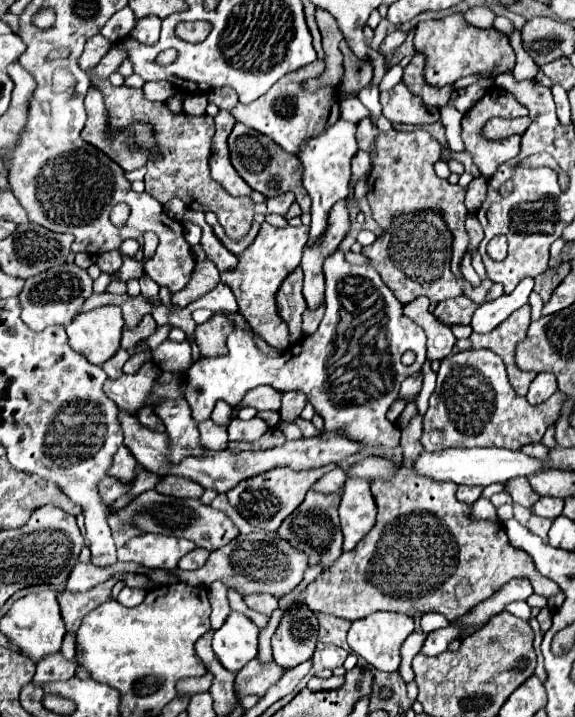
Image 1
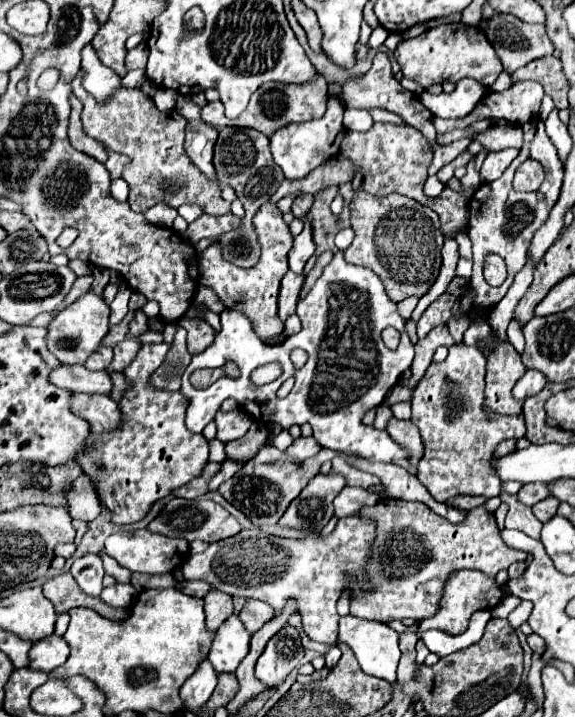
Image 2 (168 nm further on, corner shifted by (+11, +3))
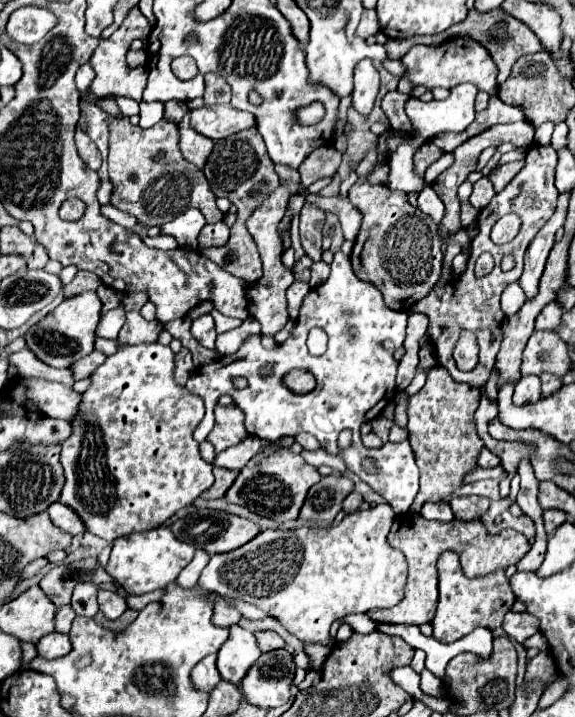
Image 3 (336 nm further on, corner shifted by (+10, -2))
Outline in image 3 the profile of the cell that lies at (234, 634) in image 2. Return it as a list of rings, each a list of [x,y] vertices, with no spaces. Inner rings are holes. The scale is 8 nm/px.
[[[230,626],[230,636],[218,652],[218,670],[222,680],[240,684],[252,664],[260,658],[256,636],[240,626]]]

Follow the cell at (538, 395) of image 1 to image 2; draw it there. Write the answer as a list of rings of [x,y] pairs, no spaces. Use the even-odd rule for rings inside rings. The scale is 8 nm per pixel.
[[[527,369],[527,373],[513,387],[513,397],[519,399],[519,401],[525,401],[527,397],[537,395],[545,385],[547,385],[547,379],[545,379],[545,375],[541,371]]]

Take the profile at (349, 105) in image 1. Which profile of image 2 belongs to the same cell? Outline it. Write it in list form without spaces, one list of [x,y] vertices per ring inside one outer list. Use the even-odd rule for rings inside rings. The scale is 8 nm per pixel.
[[[345,109],[343,114],[345,129],[367,131],[373,125],[373,117],[367,109]]]

